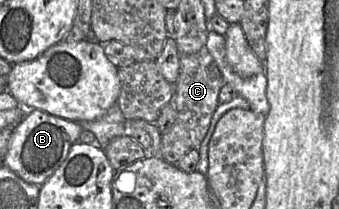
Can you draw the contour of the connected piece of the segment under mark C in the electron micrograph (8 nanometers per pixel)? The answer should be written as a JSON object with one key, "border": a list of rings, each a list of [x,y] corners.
{"border":[[[206,46],[195,54],[180,54],[179,76],[172,103],[177,119],[187,128],[193,148],[197,150],[209,129],[212,116],[219,105],[220,90],[225,84],[226,81]]]}

